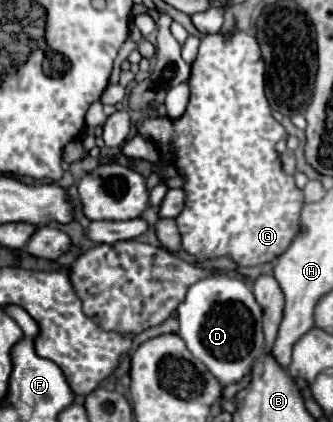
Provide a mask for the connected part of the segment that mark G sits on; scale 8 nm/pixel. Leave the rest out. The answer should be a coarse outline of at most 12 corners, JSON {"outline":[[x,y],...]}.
{"outline":[[254,34],[204,36],[138,134],[184,178],[182,250],[272,262],[304,194]]}

